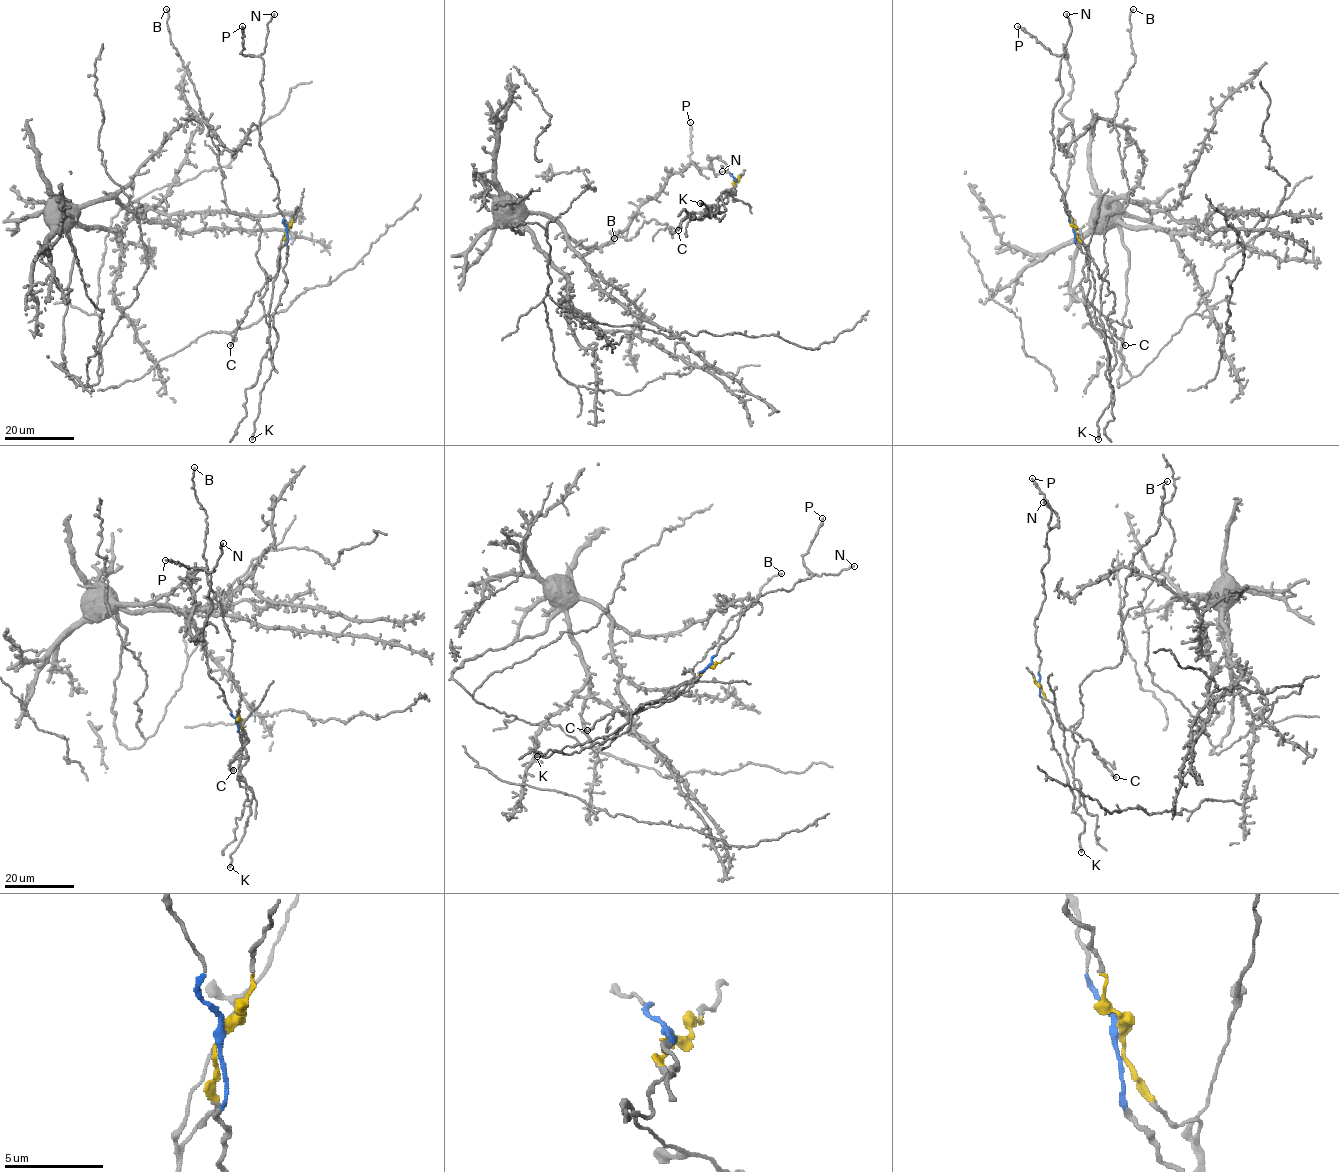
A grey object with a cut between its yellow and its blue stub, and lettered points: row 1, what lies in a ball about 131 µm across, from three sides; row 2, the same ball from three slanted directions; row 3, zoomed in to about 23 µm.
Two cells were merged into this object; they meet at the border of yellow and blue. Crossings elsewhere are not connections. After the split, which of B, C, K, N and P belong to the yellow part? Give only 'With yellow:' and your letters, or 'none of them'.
With yellow: B, C

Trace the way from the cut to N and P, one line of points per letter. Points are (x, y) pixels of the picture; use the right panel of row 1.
N: (1074, 230), (1058, 181), (1050, 170), (1054, 106), (1062, 95), (1060, 60), (1071, 29), (1066, 14)
P: (1074, 230), (1058, 181), (1050, 170), (1054, 106), (1062, 95), (1062, 56), (1051, 53), (1017, 26)

